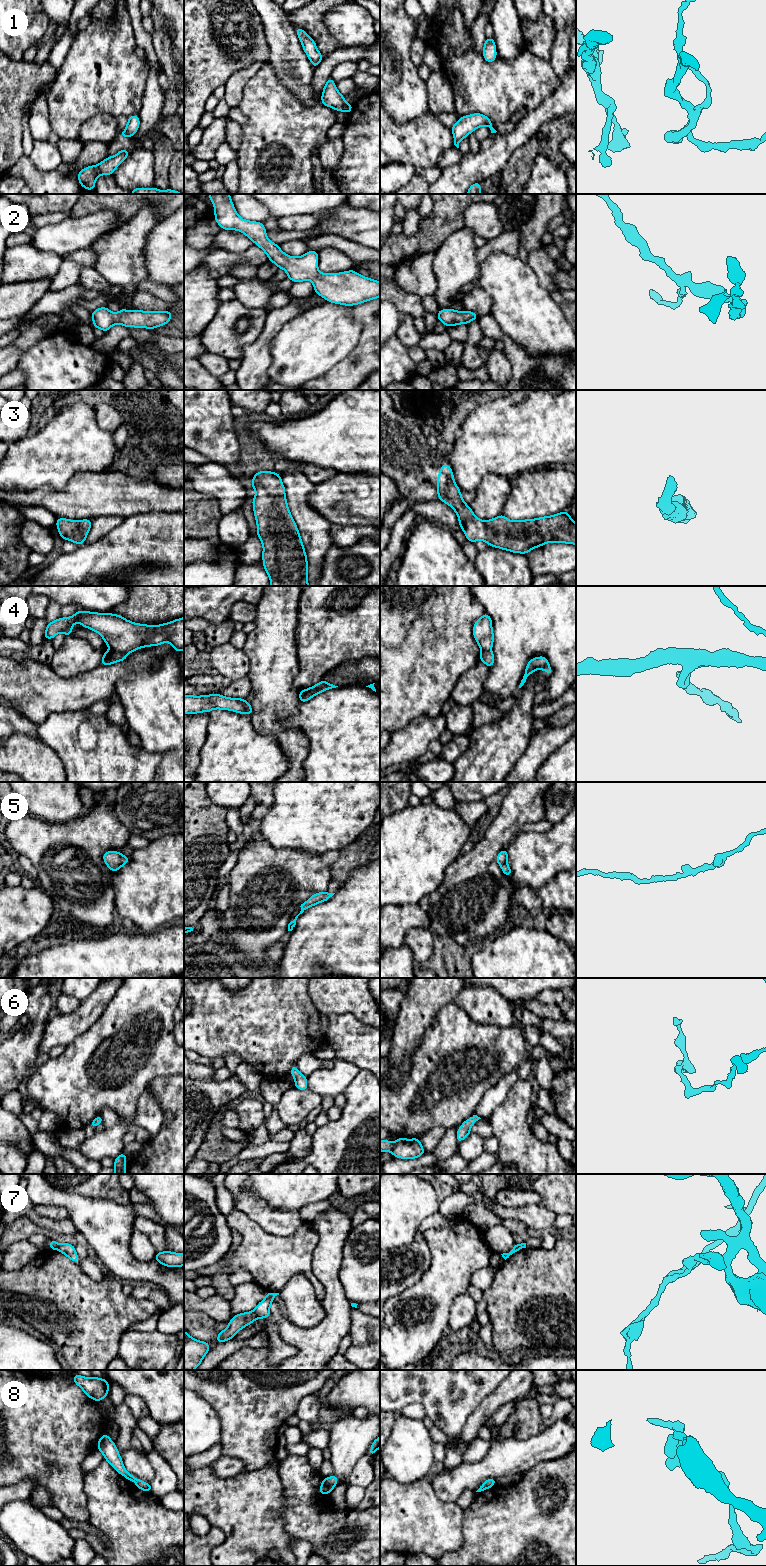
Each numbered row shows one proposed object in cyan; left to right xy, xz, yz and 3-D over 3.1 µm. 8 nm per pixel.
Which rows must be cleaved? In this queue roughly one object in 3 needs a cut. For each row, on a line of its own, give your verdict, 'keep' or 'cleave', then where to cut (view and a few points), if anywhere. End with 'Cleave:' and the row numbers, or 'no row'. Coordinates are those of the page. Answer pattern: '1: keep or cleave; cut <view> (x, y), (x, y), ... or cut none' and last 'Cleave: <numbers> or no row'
1: keep; cut none
2: keep; cut none
3: keep; cut none
4: cleave; cut xy (110, 649), (127, 654)
5: keep; cut none
6: keep; cut none
7: cleave; cut xz (253, 1311), (258, 1317)
8: keep; cut none
Cleave: 4, 7

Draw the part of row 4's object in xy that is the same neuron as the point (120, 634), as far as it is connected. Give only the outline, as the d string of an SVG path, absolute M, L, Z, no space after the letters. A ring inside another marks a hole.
M79 610L71 617L59 617L56 621L48 622L44 639L52 640L60 632L65 636L72 635L72 626L76 622L100 634L109 649L113 651L128 654L140 648L158 646L164 642L169 642L176 652L184 650L184 617L157 626L150 626L131 622L117 614Z

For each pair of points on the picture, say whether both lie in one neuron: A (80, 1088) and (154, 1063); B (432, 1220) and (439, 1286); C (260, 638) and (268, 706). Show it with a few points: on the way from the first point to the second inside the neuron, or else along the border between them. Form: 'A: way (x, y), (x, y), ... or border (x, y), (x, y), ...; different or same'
A: way (98, 1077), (107, 1068), (136, 1063); same
B: border (450, 1219), (445, 1227), (428, 1228), (422, 1232); different
C: way (268, 655), (268, 689); same

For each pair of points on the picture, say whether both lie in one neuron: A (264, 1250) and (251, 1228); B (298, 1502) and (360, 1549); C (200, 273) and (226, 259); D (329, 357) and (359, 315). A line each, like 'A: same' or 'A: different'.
A: same
B: same
C: different
D: different

